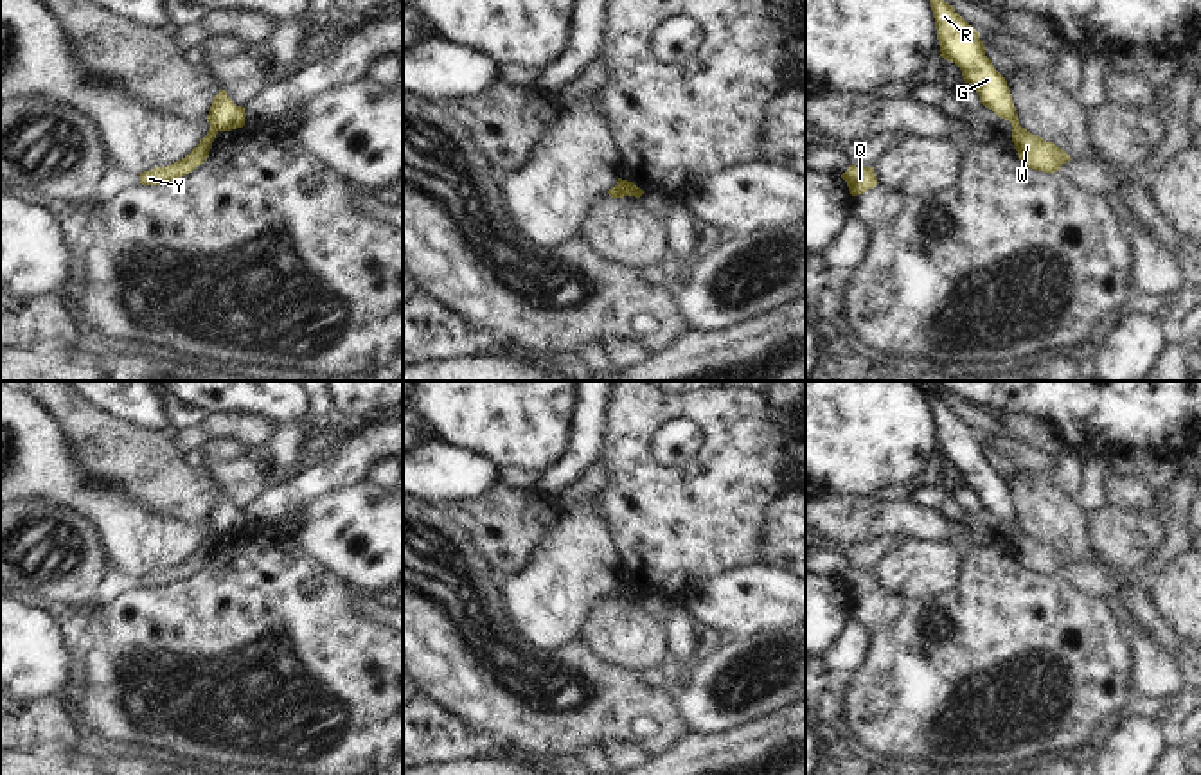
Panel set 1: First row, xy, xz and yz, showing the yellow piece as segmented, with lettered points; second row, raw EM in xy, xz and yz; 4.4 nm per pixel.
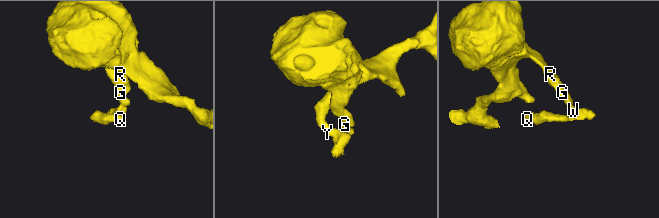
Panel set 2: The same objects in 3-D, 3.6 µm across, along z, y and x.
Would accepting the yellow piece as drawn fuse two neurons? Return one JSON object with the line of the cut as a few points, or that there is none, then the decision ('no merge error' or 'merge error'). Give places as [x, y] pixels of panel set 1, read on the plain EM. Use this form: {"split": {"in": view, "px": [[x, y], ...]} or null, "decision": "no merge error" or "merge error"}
{"split": {"in": "xy", "px": [[211, 529], [216, 534]]}, "decision": "merge error"}

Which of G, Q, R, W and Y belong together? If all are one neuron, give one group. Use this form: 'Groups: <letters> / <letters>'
Groups: G R / Q W Y

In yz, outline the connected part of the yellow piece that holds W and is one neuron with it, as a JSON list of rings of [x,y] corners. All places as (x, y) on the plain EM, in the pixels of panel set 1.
[[[1021,529],[1012,532],[1012,545],[1019,563],[1036,574],[1055,575],[1063,566],[1072,563],[1070,557],[1054,545],[1046,545]]]

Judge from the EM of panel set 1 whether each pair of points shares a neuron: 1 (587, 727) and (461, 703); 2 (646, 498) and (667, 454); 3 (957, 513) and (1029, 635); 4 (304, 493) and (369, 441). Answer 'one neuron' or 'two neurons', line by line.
1: one neuron
2: two neurons
3: two neurons
4: one neuron

